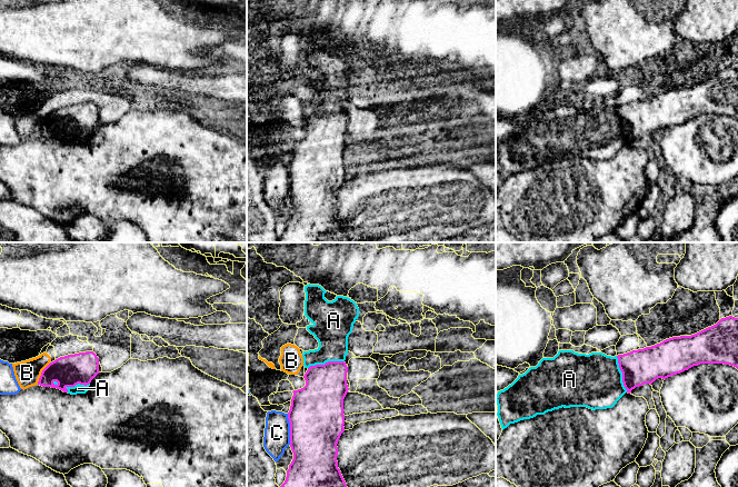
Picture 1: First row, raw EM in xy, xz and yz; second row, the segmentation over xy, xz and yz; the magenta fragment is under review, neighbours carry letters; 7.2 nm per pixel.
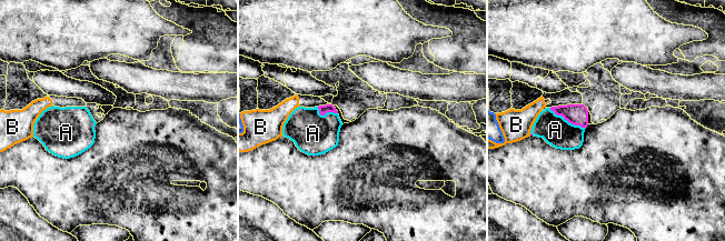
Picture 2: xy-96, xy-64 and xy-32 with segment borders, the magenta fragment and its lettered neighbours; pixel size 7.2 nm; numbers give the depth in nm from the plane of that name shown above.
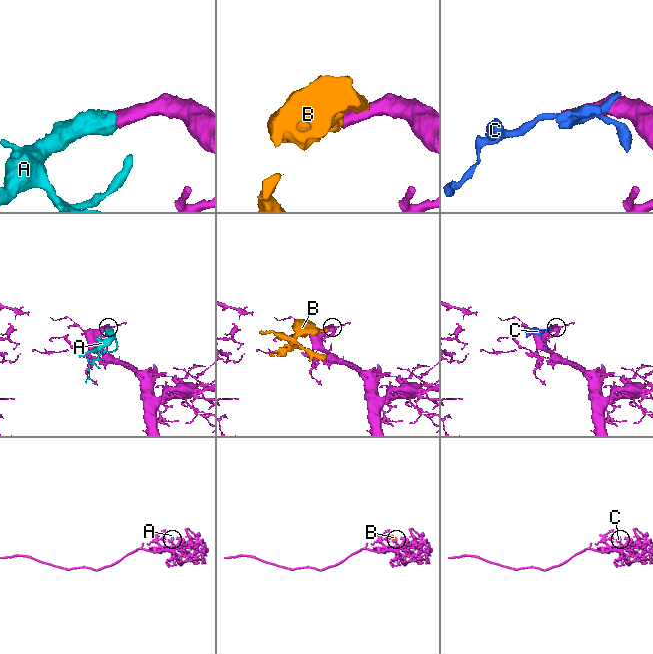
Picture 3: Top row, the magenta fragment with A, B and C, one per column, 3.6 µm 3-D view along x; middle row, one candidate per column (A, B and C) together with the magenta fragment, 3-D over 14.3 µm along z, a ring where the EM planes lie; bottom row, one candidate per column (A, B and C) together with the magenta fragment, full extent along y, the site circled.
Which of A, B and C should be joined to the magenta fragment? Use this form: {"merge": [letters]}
{"merge": ["A"]}

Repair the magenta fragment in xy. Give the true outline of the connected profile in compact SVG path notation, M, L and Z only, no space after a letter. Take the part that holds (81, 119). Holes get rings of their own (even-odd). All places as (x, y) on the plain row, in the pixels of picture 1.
M93 102L60 108L41 123L38 136L71 146L86 145L91 131L99 125L99 109Z

